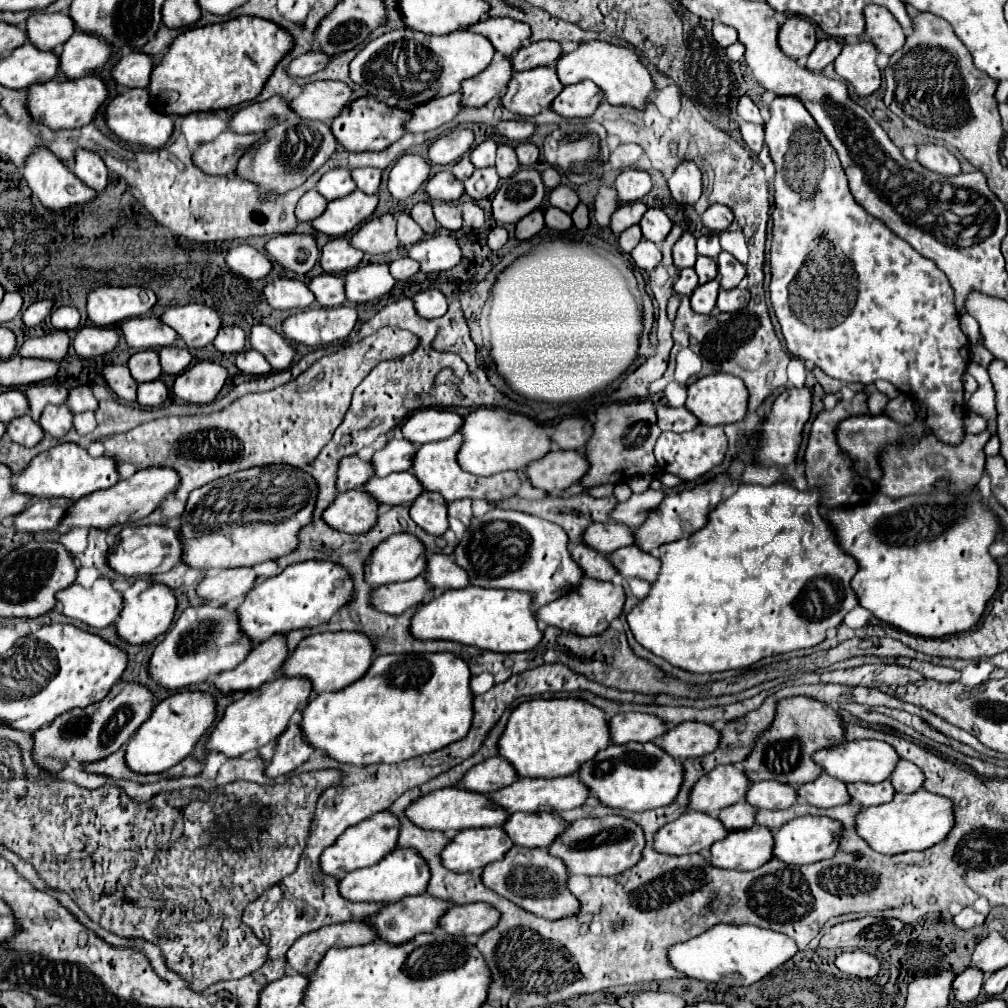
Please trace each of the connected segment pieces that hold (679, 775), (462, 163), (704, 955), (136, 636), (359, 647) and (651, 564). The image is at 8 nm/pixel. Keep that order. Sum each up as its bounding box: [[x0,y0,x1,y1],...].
[[578,742,684,812],[452,156,474,182],[668,924,798,986],[116,578,176,646],[282,632,374,692],[608,546,660,584]]

